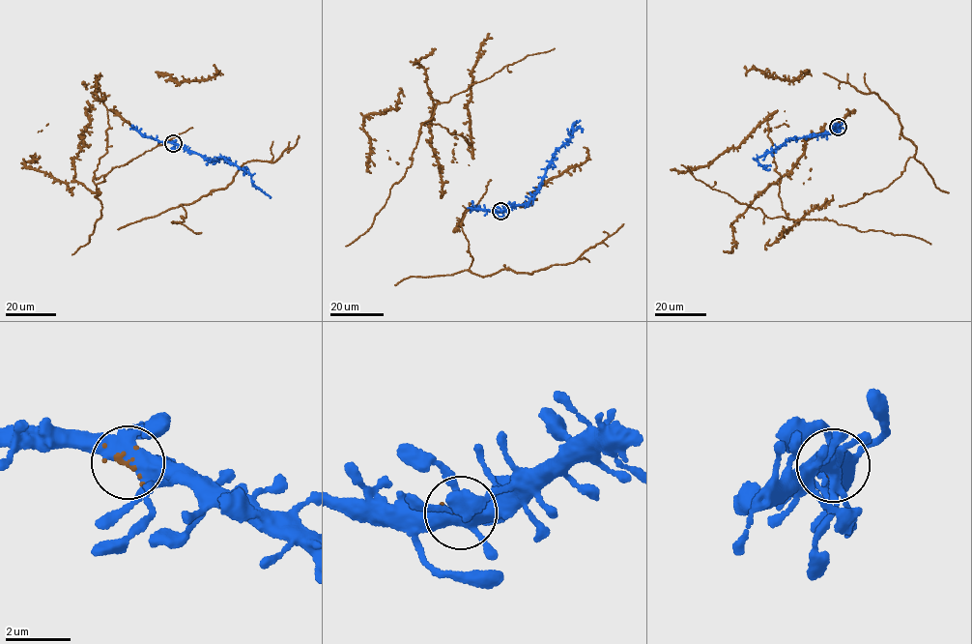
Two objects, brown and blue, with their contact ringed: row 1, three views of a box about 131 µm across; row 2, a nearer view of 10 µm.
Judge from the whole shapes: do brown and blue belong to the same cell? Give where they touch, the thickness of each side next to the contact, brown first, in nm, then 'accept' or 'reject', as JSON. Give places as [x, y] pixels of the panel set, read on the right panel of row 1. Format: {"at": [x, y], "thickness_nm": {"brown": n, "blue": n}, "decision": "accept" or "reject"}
{"at": [838, 127], "thickness_nm": {"brown": 110, "blue": 440}, "decision": "accept"}

